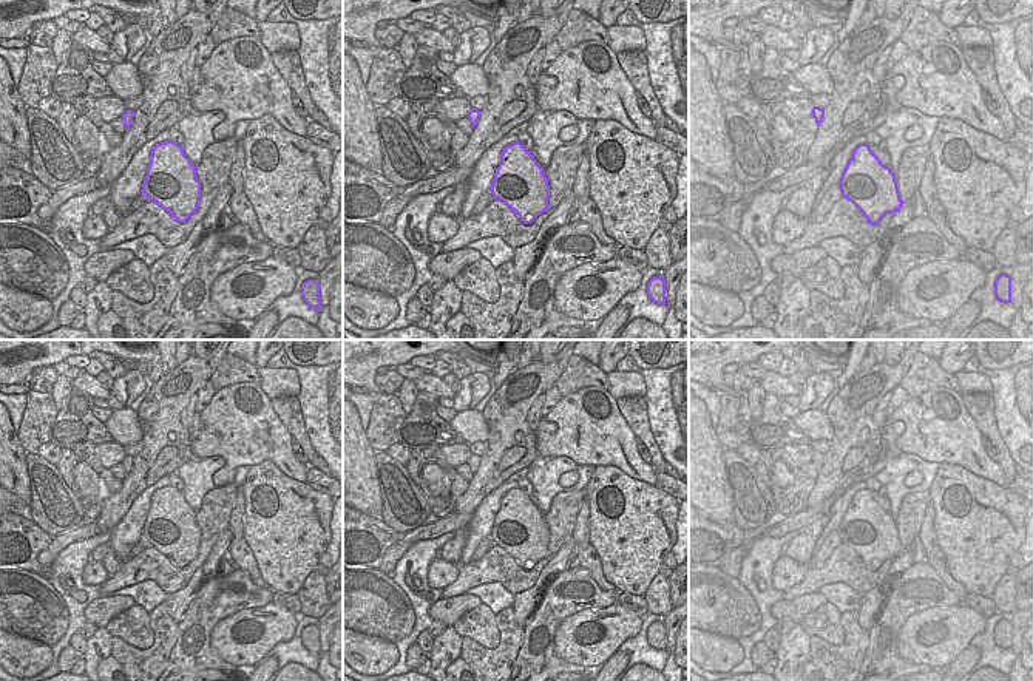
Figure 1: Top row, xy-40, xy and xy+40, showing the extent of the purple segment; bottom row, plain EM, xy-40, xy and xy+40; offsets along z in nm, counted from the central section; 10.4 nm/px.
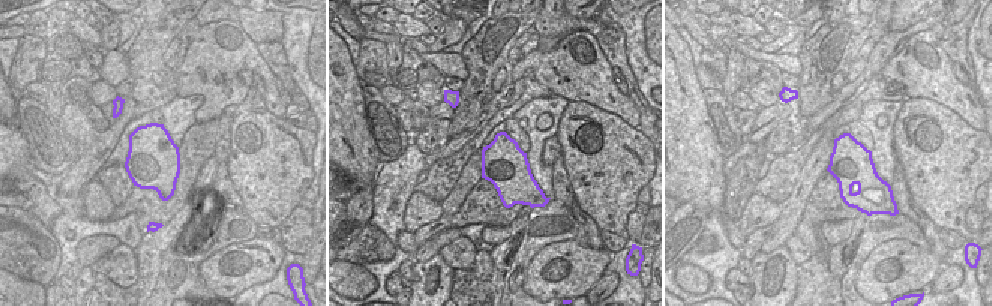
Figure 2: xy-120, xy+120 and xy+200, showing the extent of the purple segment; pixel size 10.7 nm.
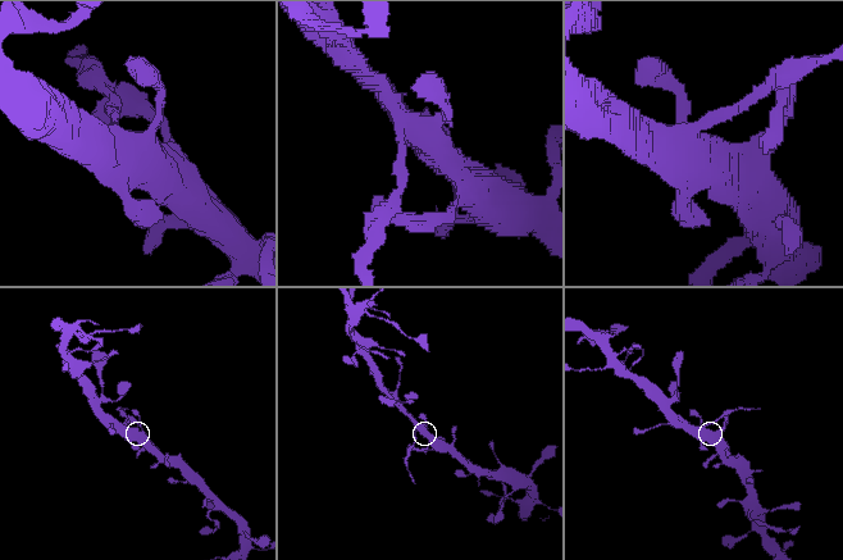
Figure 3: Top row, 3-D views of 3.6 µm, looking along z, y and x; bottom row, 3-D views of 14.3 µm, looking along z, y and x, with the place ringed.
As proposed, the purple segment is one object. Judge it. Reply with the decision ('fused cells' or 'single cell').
fused cells

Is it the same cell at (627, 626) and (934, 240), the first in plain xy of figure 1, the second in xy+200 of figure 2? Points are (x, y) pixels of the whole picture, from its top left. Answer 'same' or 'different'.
different

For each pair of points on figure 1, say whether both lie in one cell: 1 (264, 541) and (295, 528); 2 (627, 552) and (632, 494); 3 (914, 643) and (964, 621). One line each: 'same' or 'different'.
1: same
2: same
3: same

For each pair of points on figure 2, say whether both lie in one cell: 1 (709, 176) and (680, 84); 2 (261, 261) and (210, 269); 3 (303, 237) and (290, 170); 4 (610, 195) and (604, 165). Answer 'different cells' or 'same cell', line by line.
1: same cell
2: same cell
3: different cells
4: same cell

